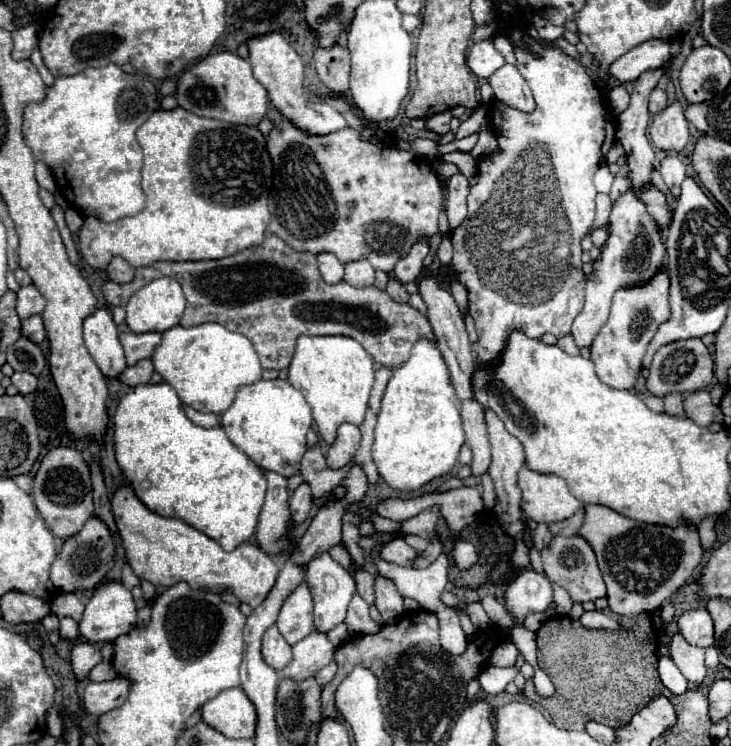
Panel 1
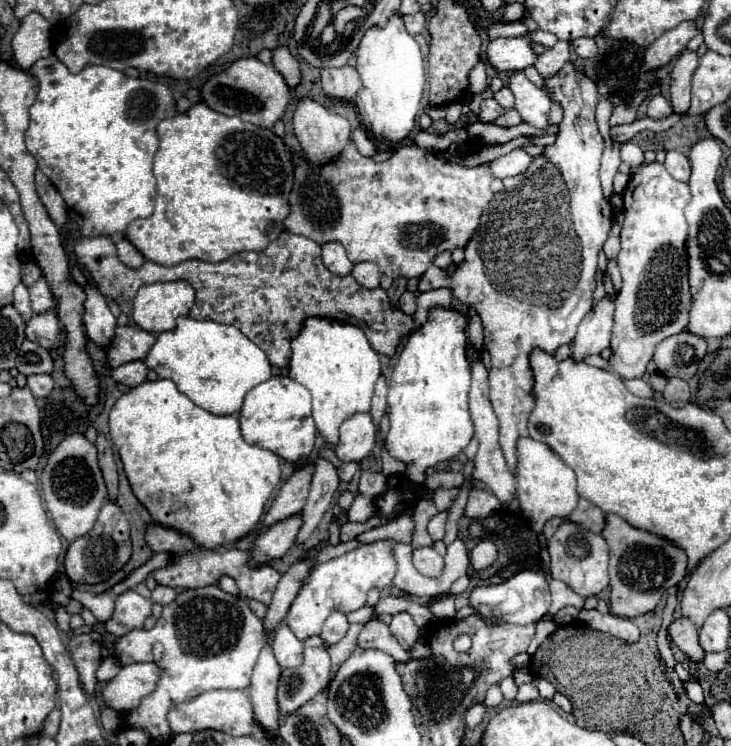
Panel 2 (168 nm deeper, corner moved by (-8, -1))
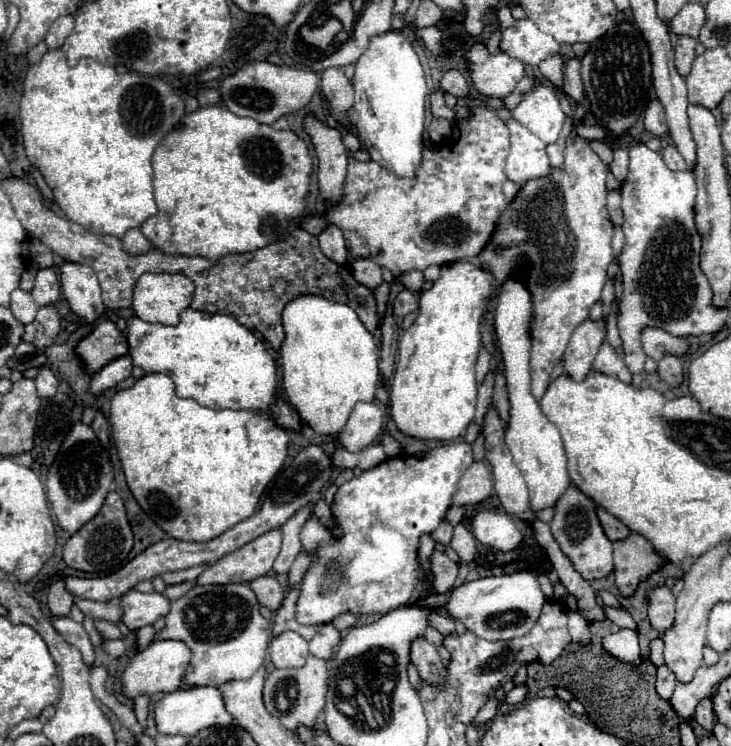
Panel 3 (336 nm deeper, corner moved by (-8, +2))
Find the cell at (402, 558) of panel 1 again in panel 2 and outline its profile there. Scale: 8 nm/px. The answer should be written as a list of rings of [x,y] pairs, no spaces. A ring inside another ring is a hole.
[[[419,547],[413,553],[413,565],[425,577],[439,577],[443,573],[443,557],[433,547]]]

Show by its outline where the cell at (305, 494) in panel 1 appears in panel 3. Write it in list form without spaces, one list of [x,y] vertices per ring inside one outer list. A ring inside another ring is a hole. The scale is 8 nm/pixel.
[[[275,528],[251,540],[233,554],[227,554],[219,562],[211,564],[197,578],[197,584],[243,584],[261,574],[269,574],[275,558],[279,556],[279,550],[281,528]]]

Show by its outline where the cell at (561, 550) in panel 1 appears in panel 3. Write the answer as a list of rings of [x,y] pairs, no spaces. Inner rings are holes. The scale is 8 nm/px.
[[[569,486],[569,490],[559,498],[555,504],[555,516],[551,520],[551,534],[561,546],[561,552],[571,560],[575,570],[585,580],[599,580],[611,574],[613,570],[613,542],[603,534],[603,528],[595,514],[595,502],[581,494],[575,486]]]

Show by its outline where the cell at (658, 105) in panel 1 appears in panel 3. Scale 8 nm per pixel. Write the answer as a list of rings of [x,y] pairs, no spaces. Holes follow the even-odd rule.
[[[651,100],[645,110],[645,128],[653,136],[667,134],[667,120],[665,120],[665,108],[659,100]]]

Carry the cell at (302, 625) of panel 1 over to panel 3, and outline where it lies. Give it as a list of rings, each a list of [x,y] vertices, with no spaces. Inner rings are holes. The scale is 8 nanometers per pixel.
[[[453,442],[433,448],[427,456],[389,458],[343,484],[331,506],[337,526],[345,532],[343,538],[333,538],[315,516],[301,530],[303,550],[313,550],[315,558],[303,576],[297,622],[319,626],[343,612],[359,616],[405,606],[419,584],[415,562],[419,536],[431,534],[445,518],[457,482],[471,464],[471,444]]]

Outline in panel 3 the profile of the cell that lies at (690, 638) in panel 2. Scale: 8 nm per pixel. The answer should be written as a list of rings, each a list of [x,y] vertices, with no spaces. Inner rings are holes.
[[[667,586],[649,592],[649,620],[657,632],[667,632],[675,620],[675,594]]]

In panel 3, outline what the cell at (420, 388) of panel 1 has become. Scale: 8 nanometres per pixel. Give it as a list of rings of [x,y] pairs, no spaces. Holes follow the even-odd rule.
[[[453,262],[441,266],[441,278],[431,290],[419,294],[419,316],[411,328],[399,338],[397,366],[393,380],[389,384],[391,416],[399,432],[419,438],[419,440],[455,440],[463,436],[467,426],[473,422],[477,404],[477,382],[475,382],[475,362],[481,346],[479,324],[485,310],[491,306],[489,296],[493,292],[493,276],[469,262]]]

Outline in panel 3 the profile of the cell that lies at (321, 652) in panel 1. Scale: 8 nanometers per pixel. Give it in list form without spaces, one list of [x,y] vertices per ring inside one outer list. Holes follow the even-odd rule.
[[[309,656],[307,664],[301,668],[289,668],[289,670],[273,670],[265,678],[263,688],[263,700],[269,714],[277,716],[281,724],[289,730],[295,730],[295,726],[315,726],[315,720],[319,712],[325,706],[325,690],[327,690],[327,660]]]

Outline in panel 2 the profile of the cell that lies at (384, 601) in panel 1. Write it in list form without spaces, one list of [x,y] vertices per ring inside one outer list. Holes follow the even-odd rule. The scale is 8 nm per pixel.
[[[409,613],[393,615],[393,621],[391,621],[389,627],[391,627],[391,633],[395,635],[395,639],[399,641],[399,645],[405,651],[411,651],[415,647],[415,643],[419,641],[419,627],[415,625],[415,621]]]

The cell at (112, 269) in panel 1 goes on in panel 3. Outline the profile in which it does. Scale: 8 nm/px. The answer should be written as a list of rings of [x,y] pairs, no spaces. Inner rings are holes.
[[[139,228],[129,230],[129,232],[121,238],[121,244],[123,244],[123,250],[125,250],[127,254],[145,254],[145,252],[149,252],[149,250],[153,248],[151,242],[141,234]]]

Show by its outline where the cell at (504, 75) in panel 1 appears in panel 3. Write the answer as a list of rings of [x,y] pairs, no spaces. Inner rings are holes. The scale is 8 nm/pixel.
[[[545,84],[535,86],[531,92],[527,92],[511,114],[545,144],[551,144],[559,138],[565,122],[565,114],[559,108],[555,92]]]

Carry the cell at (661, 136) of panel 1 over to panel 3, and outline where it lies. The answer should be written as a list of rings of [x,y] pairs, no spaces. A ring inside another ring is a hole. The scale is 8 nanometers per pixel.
[[[681,36],[675,42],[675,68],[683,78],[691,72],[691,66],[695,62],[695,44],[697,40],[689,36]]]

